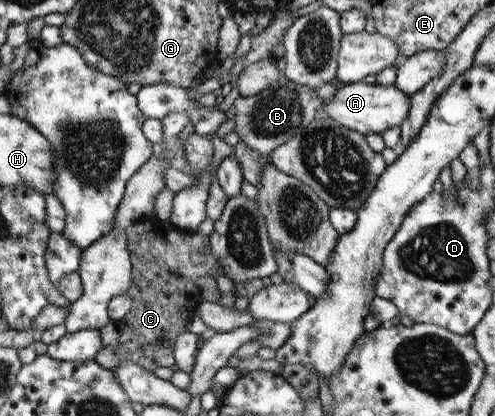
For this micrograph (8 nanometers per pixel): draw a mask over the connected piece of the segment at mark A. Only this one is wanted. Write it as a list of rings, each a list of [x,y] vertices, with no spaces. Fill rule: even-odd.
[[[344,83],[336,88],[336,93],[328,100],[324,100],[323,110],[327,112],[333,122],[336,121],[346,130],[358,132],[364,136],[381,135],[382,131],[399,124],[407,117],[409,95],[392,85],[378,85],[362,83]]]

